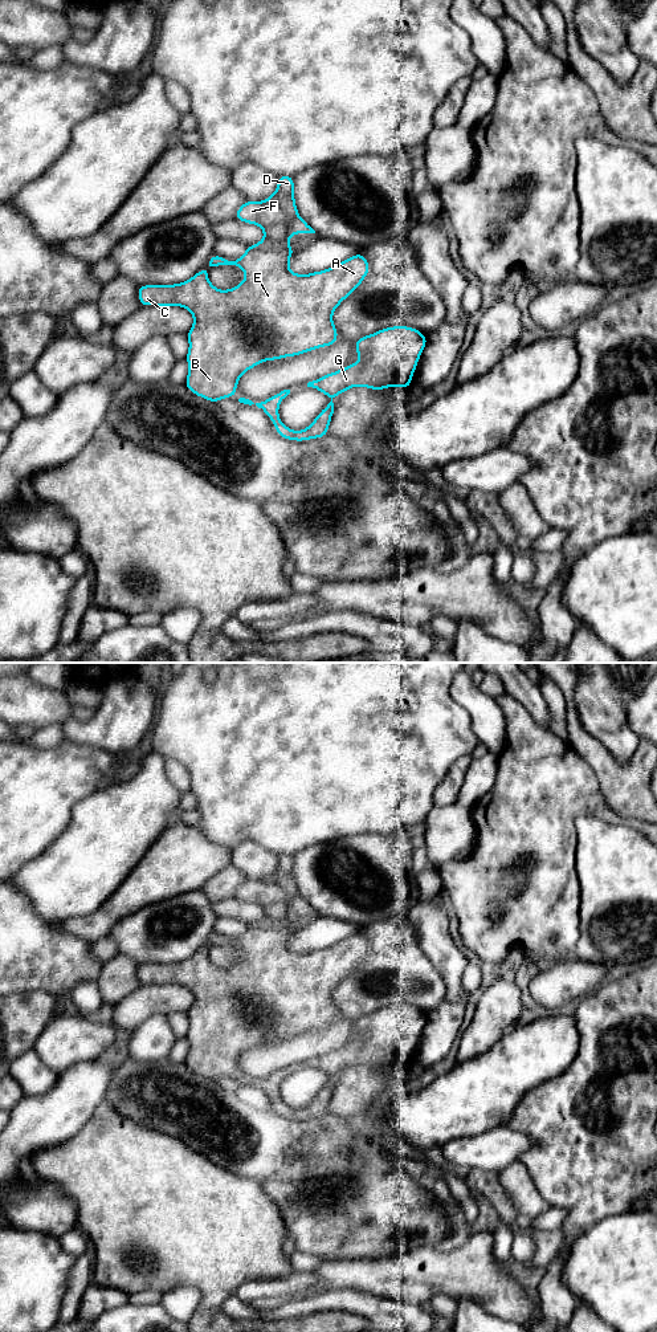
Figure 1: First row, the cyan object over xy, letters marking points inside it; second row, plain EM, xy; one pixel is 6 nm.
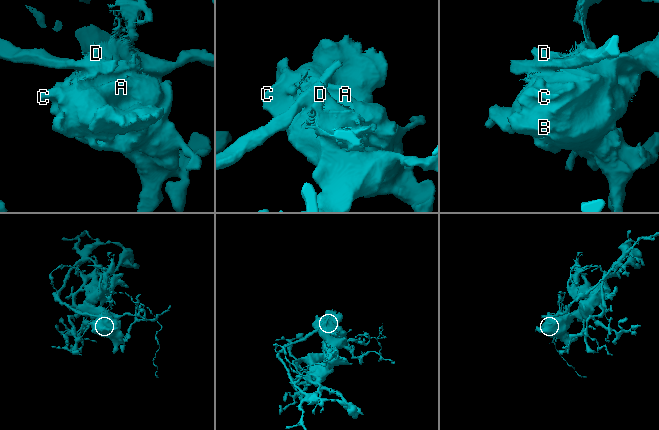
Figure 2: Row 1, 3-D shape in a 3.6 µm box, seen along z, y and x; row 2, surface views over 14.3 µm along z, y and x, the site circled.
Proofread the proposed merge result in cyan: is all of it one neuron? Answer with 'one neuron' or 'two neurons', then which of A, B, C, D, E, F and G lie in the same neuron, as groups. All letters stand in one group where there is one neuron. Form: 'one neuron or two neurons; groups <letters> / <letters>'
two neurons; groups A B C D E G / F

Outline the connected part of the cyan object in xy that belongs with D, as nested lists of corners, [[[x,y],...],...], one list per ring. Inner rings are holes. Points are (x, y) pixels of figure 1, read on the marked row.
[[[279,175],[276,192],[265,201],[277,205],[293,224],[276,223],[261,227],[265,237],[238,260],[227,260],[219,254],[209,257],[208,265],[188,281],[174,285],[140,285],[138,300],[142,306],[183,306],[193,315],[193,326],[187,338],[189,350],[185,361],[189,371],[184,386],[195,395],[212,403],[223,398],[234,398],[242,374],[265,361],[297,357],[318,347],[338,342],[338,329],[332,313],[370,273],[370,264],[363,253],[326,269],[309,274],[295,274],[289,269],[294,248],[286,243],[295,233],[315,233],[298,215],[294,200],[294,178]],[[212,266],[240,266],[245,280],[229,289],[216,289],[207,277]]]

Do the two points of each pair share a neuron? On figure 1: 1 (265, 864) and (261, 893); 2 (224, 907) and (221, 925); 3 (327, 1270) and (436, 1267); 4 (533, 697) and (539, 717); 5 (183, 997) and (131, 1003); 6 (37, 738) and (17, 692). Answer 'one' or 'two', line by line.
1: two
2: two
3: one
4: one
5: one
6: two

